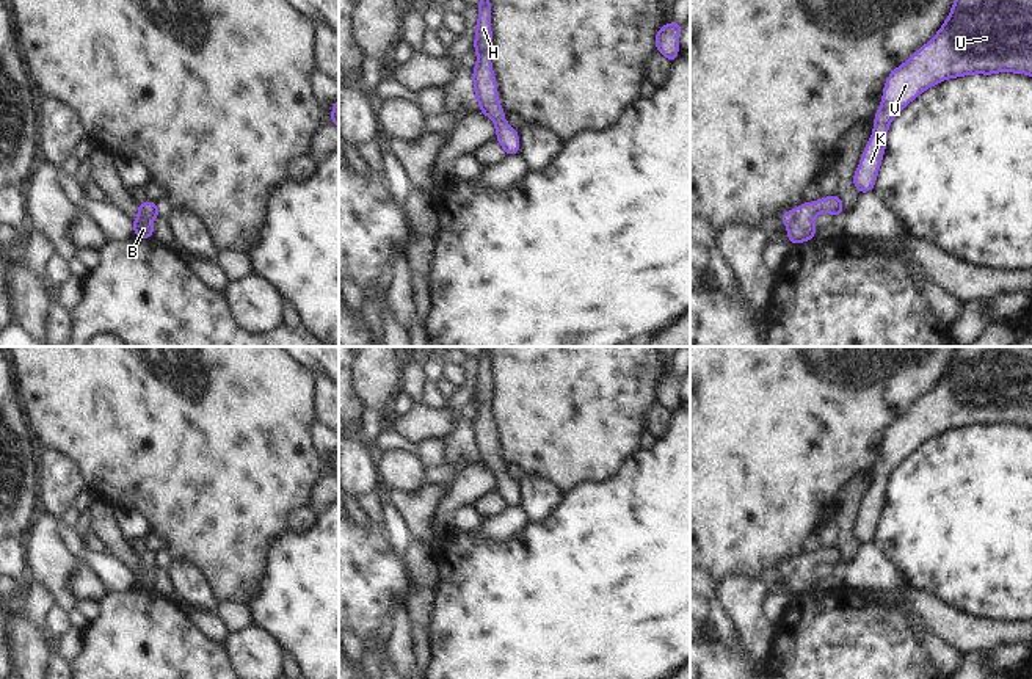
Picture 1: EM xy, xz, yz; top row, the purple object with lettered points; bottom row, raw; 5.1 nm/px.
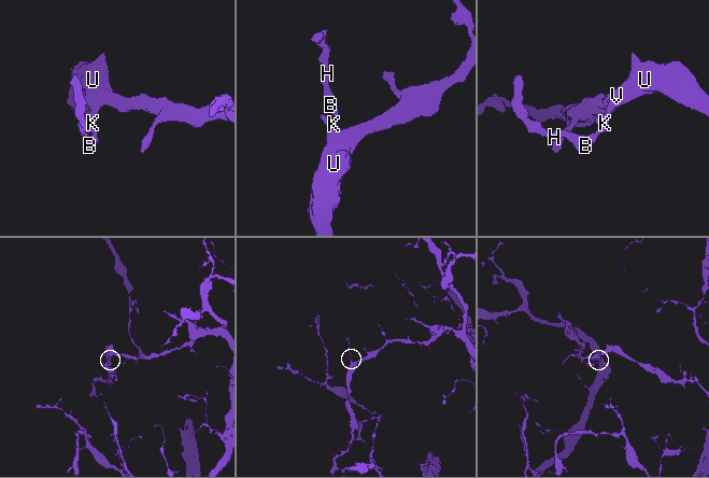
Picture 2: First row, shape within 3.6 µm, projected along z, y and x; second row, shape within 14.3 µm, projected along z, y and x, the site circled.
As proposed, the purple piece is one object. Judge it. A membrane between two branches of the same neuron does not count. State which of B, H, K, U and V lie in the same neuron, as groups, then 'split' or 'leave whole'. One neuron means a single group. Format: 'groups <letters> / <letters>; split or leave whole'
groups B H K U V; leave whole

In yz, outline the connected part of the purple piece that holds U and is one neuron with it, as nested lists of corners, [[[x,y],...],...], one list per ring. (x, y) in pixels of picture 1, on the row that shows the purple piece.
[[[954,0],[950,13],[938,33],[885,80],[872,136],[866,143],[852,180],[858,193],[874,191],[888,143],[888,129],[910,102],[947,78],[976,74],[993,75],[997,72],[1032,77],[1032,0]]]

